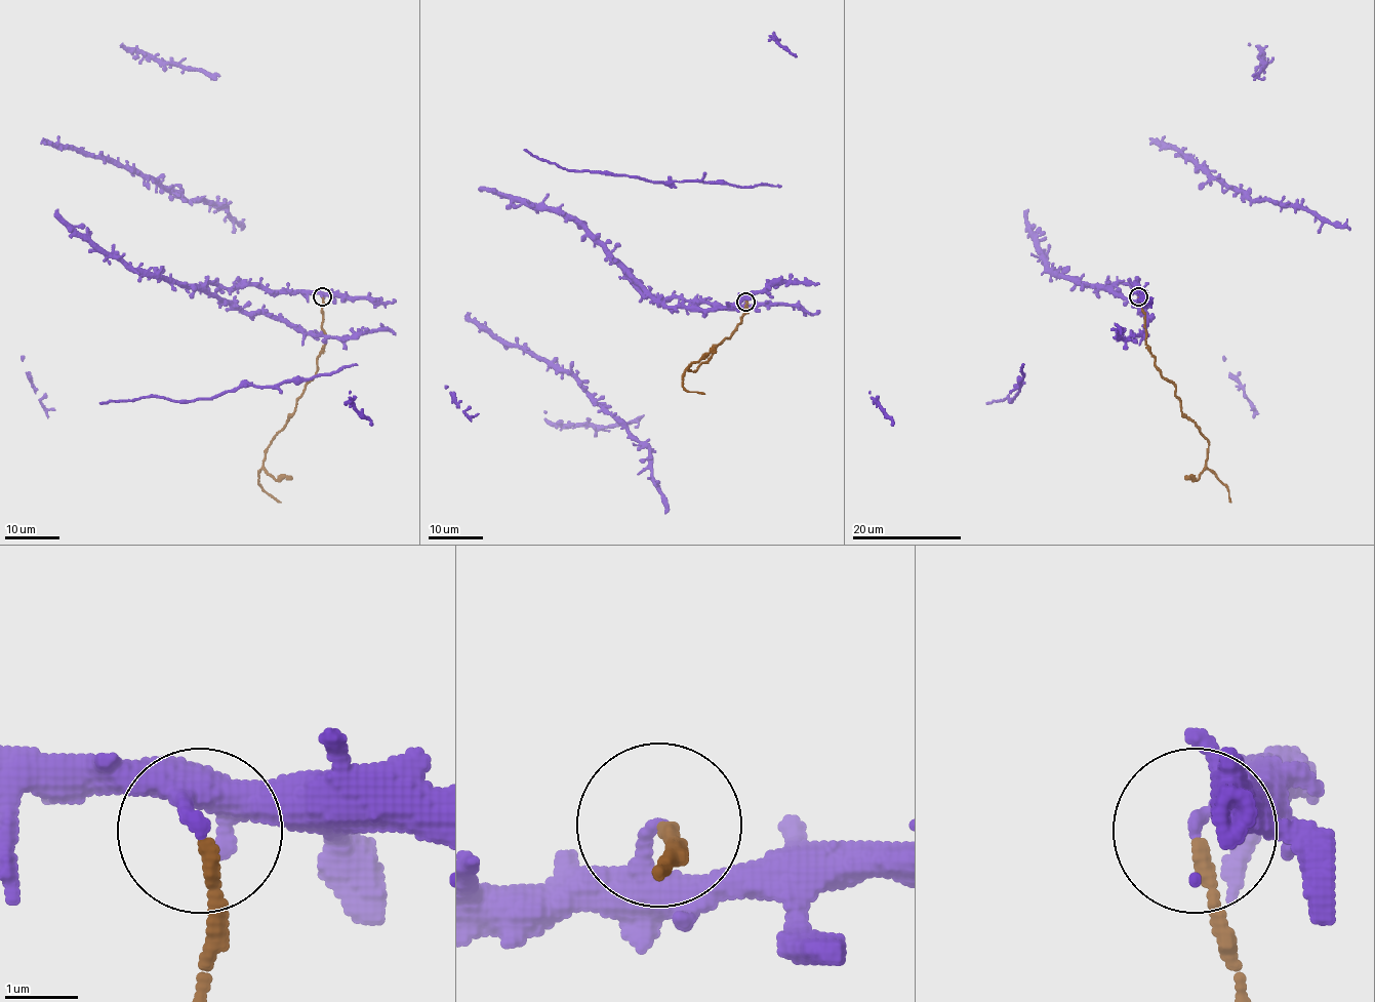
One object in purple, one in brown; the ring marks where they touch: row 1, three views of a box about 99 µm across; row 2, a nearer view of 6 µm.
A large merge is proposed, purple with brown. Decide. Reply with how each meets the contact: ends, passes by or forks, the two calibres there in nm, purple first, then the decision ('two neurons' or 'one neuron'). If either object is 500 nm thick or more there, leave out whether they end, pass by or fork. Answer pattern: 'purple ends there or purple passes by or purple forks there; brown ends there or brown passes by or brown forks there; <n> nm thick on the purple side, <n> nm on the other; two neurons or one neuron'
purple ends there; brown ends there; 240 nm thick on the purple side, 170 nm on the other; two neurons

